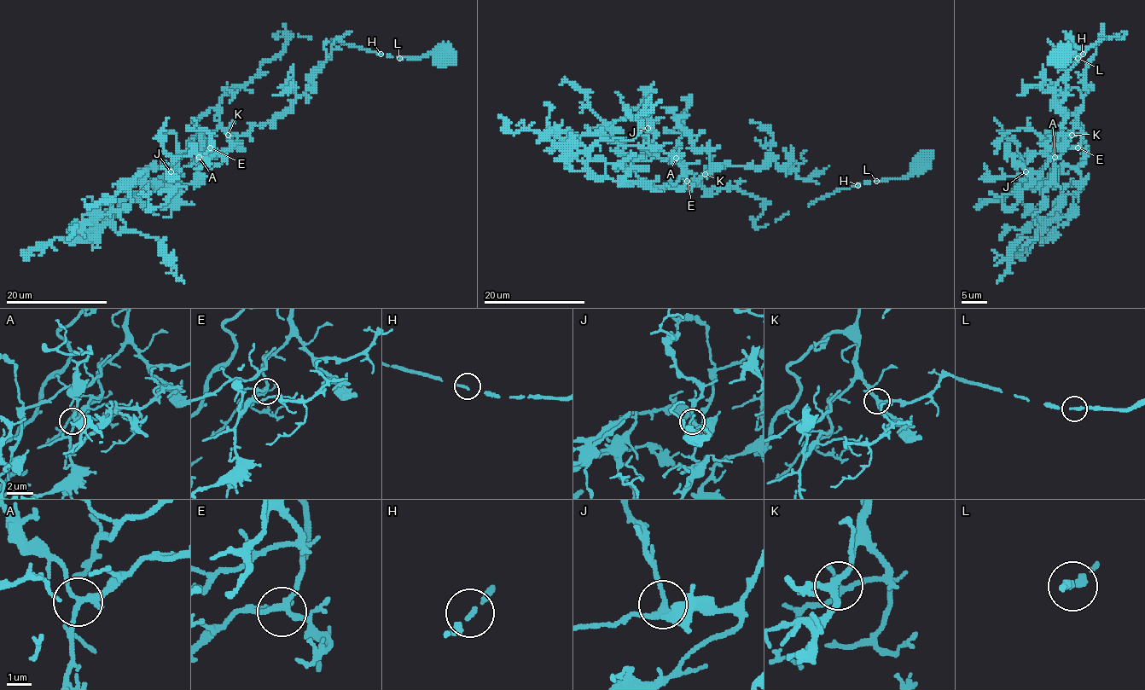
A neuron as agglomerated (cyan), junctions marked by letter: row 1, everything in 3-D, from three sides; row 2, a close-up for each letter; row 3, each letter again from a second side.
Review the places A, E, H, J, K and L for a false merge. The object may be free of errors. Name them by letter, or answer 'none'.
none

